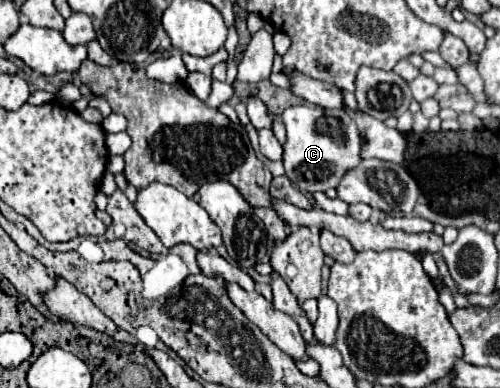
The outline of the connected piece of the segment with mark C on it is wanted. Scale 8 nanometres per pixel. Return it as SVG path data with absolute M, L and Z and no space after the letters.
M289 106L283 110L281 120L287 130L287 140L283 144L283 168L285 176L301 190L301 192L325 192L327 188L337 188L345 170L357 166L361 152L361 136L357 134L355 122L343 110L321 110L321 106Z

